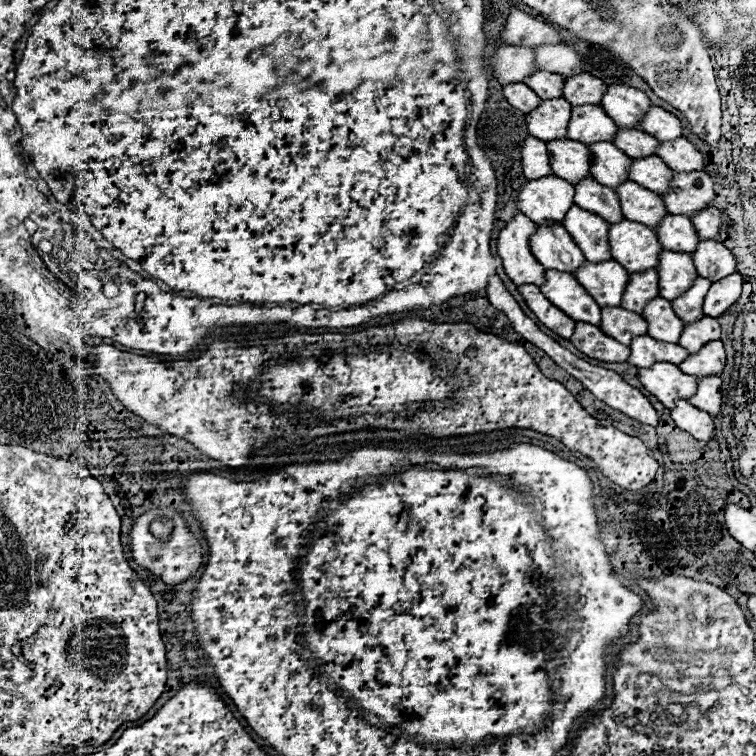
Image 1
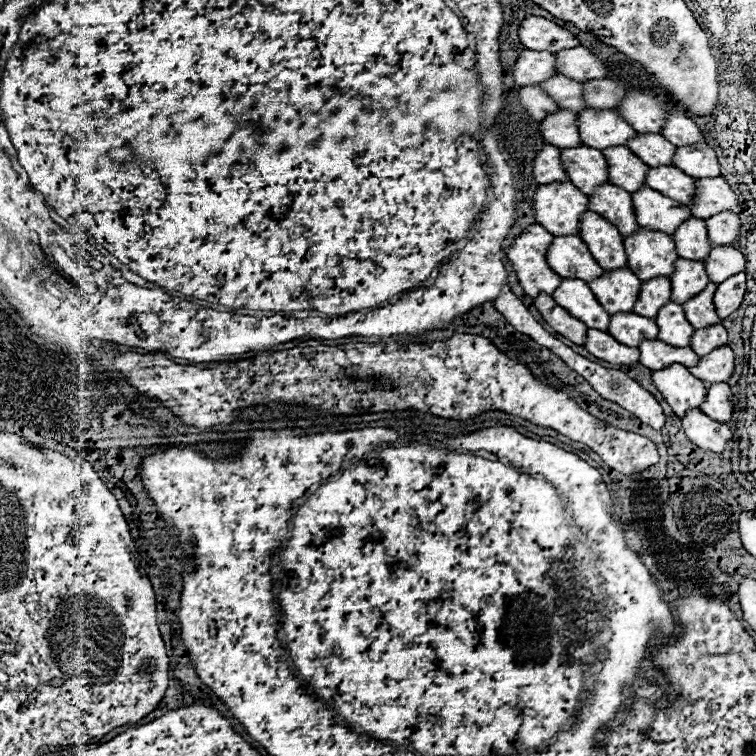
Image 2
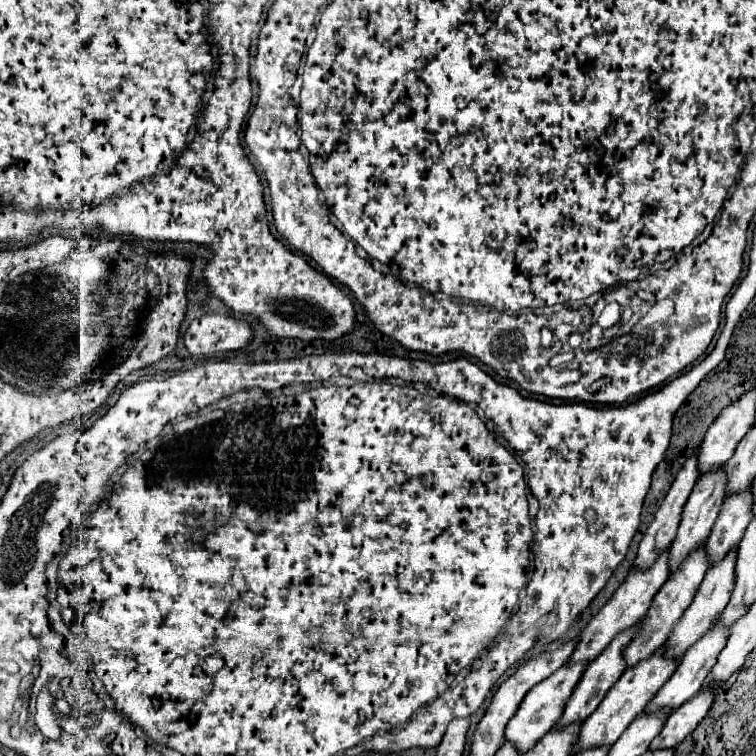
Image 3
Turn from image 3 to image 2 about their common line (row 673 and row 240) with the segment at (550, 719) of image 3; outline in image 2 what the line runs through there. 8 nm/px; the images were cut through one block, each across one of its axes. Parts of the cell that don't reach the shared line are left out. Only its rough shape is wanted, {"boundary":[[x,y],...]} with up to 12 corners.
{"boundary":[[580,236],[554,238],[546,260],[562,278],[592,282],[604,268]]}

